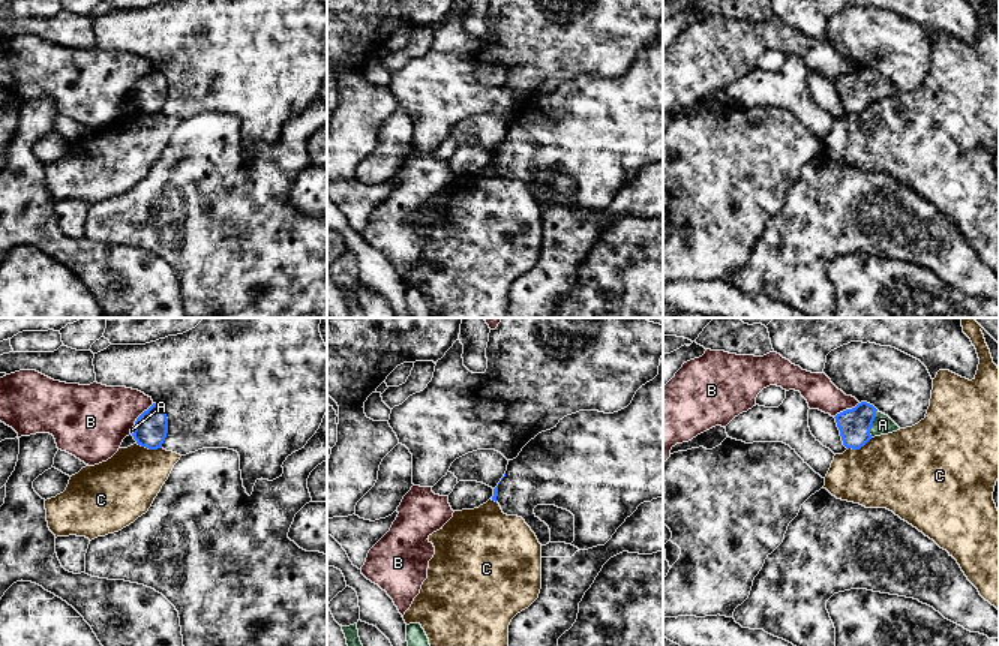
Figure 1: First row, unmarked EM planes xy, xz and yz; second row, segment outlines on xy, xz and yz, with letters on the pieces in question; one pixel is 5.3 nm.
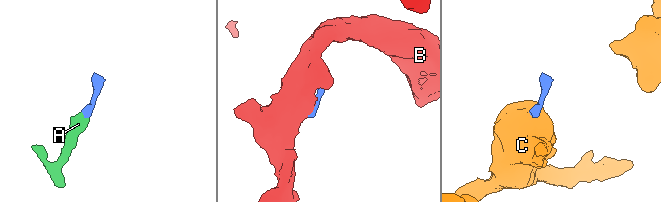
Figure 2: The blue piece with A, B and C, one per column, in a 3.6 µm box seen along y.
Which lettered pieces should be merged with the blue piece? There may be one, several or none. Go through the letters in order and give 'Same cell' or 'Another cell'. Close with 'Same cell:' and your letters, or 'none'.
A: Same cell
B: Another cell
C: Another cell
Same cell: A

